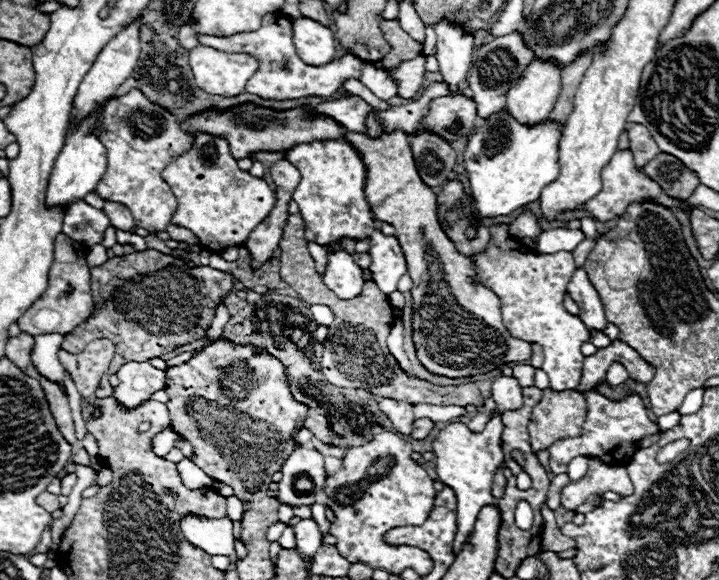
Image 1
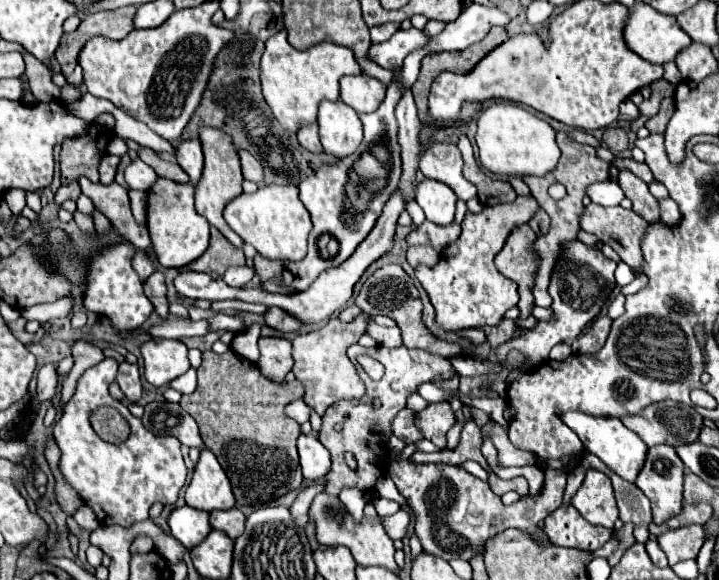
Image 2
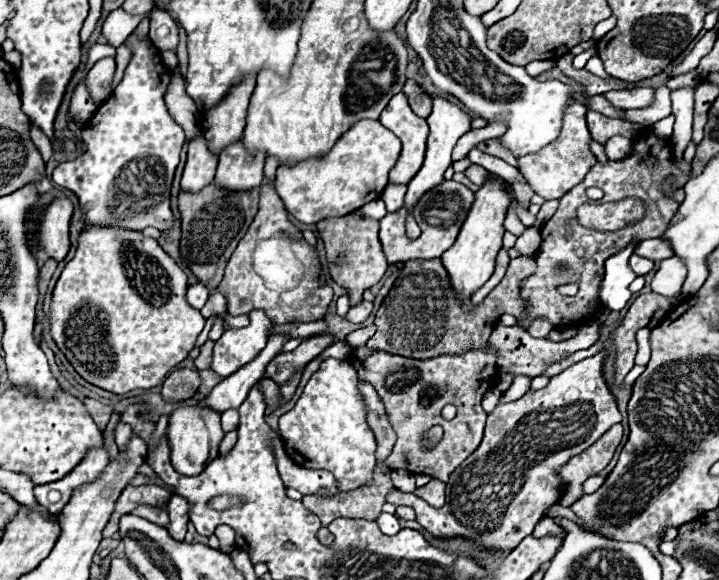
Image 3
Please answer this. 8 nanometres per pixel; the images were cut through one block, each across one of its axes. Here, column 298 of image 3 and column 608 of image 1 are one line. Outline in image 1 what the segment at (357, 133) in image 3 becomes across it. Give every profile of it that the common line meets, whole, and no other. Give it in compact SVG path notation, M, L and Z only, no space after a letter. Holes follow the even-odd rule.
M618 150L614 154L614 158L602 170L602 190L598 192L598 196L594 196L594 200L586 202L584 210L588 210L594 216L594 220L608 222L608 220L624 214L632 202L656 202L666 208L676 208L676 206L682 206L686 200L668 196L650 176L644 174L644 168L638 168L634 164L634 156L630 150Z

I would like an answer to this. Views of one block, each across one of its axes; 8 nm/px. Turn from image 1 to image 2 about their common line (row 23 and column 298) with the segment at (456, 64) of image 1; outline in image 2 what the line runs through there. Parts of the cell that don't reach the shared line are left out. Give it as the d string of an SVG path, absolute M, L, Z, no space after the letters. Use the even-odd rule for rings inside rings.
M300 436L298 438L298 454L300 454L300 466L306 480L320 480L324 478L332 468L332 456L328 448L314 436Z

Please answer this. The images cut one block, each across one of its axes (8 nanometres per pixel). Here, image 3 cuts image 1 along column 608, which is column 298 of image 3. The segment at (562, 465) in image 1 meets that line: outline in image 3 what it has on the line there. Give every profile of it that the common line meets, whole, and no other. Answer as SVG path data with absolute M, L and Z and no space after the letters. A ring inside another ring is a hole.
M328 358L308 380L296 406L280 416L278 426L288 456L300 466L328 470L338 478L340 490L356 490L370 482L376 464L376 438L366 420L366 402L358 390L356 370L346 360Z

